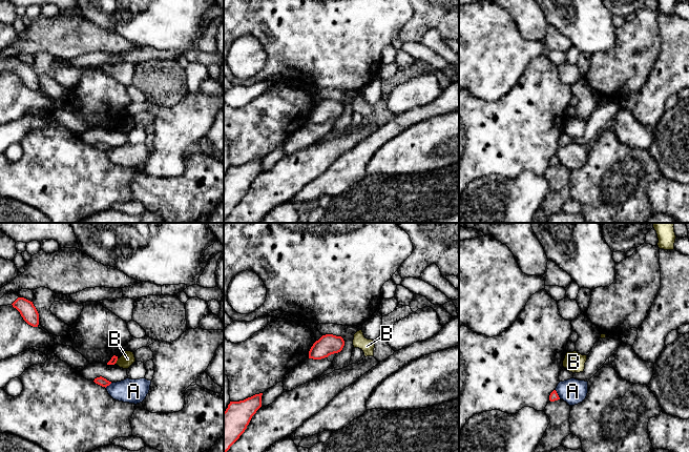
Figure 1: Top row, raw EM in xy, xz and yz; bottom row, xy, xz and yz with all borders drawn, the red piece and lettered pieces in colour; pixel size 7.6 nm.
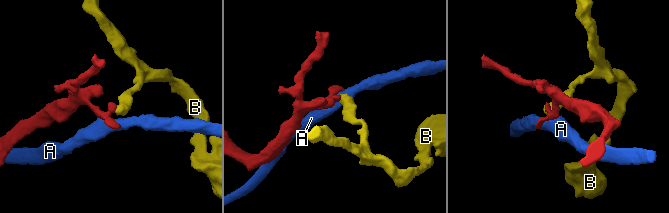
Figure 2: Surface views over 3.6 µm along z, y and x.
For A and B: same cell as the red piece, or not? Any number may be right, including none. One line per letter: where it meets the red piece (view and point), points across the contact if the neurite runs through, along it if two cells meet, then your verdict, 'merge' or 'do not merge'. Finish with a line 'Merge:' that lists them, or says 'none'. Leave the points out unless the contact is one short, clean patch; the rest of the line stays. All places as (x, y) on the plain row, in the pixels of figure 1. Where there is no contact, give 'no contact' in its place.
A: meets red in yz at (557, 159); border along yz (555, 155), (560, 163); do not merge
B: meets red in xy at (117, 124); border along xy (118, 123), (115, 127); do not merge
Merge: none

